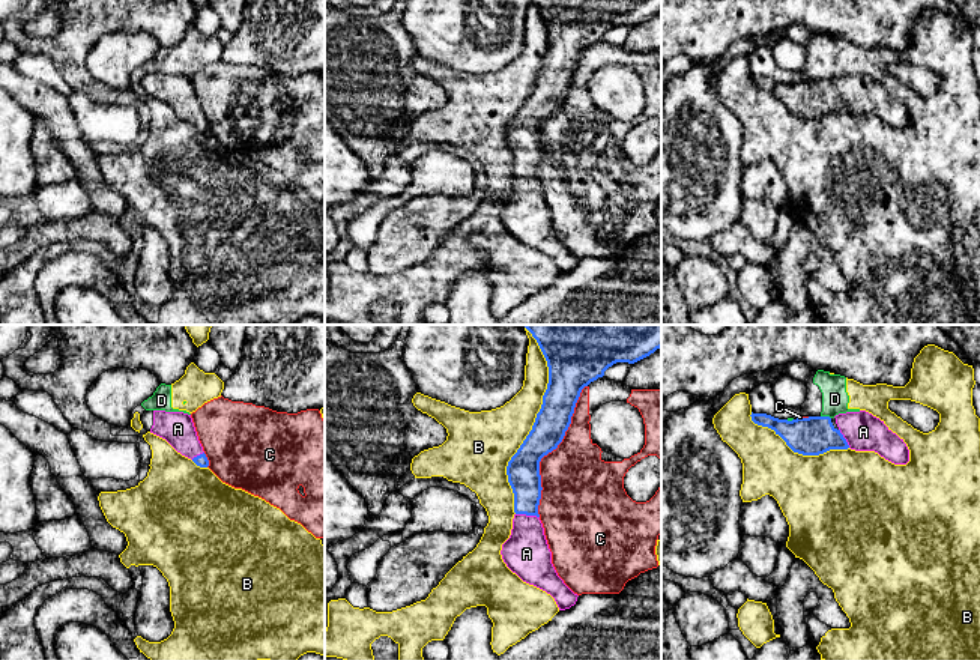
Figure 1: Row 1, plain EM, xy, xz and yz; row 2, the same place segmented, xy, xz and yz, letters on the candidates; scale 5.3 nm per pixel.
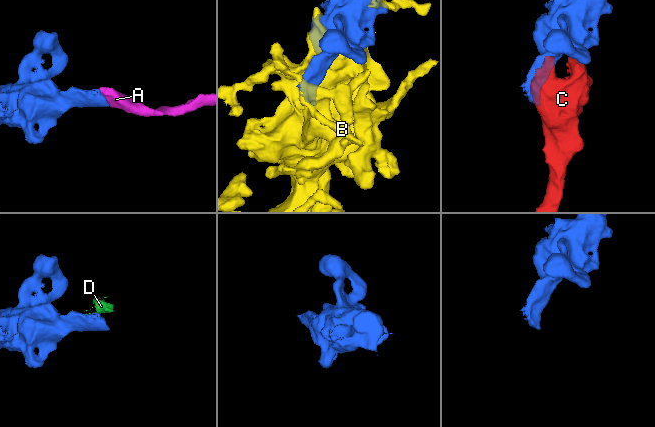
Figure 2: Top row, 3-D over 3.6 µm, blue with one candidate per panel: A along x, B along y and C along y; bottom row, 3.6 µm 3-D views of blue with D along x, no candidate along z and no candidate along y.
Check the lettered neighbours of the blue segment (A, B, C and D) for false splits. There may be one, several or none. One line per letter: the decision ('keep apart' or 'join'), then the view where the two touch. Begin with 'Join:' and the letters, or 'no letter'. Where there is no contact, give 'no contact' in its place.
Join: A
A: join; meets blue in xz
B: keep apart; meets blue in xz
C: keep apart; meets blue in xz
D: keep apart; meets blue in yz

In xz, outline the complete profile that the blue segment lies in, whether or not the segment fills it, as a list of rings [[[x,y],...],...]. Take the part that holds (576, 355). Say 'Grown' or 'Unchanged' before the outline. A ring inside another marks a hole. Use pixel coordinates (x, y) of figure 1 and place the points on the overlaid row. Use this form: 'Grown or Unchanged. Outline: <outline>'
Grown. Outline: [[[525,325],[549,367],[549,383],[532,430],[507,466],[514,519],[502,559],[523,582],[550,594],[559,610],[577,601],[552,564],[540,520],[540,462],[558,448],[580,392],[616,362],[634,364],[661,347],[661,325]]]

